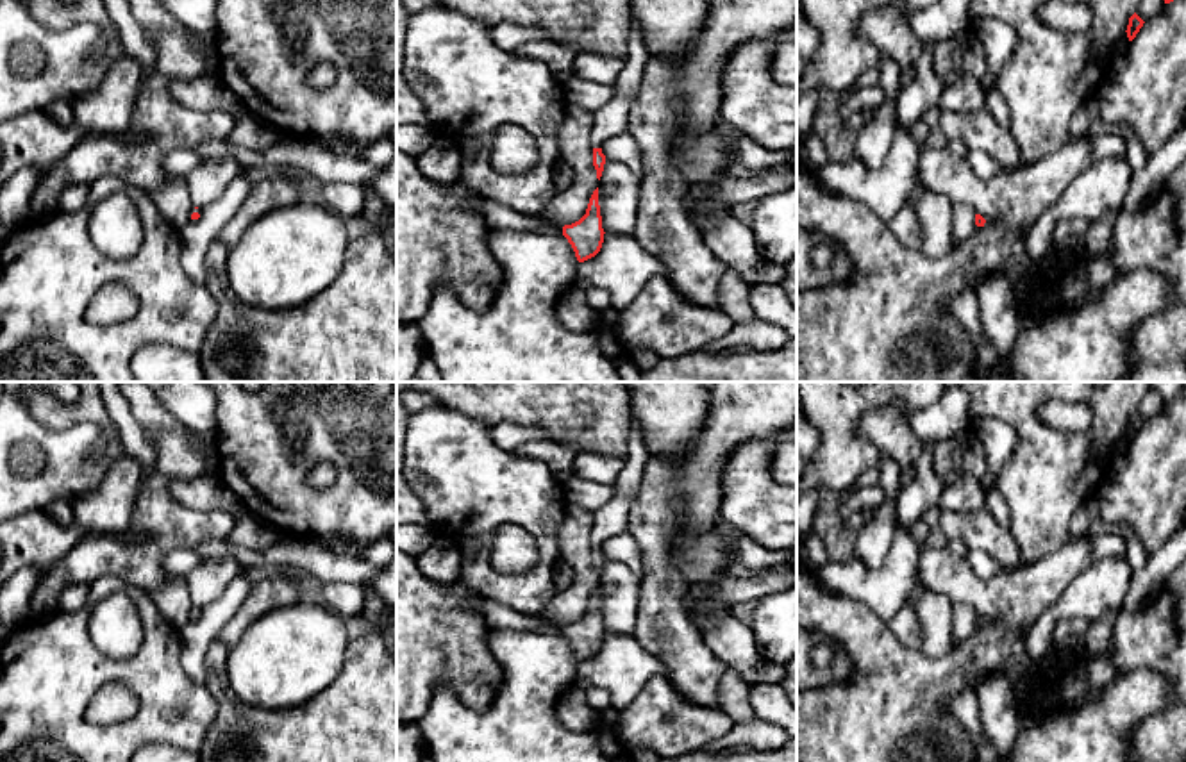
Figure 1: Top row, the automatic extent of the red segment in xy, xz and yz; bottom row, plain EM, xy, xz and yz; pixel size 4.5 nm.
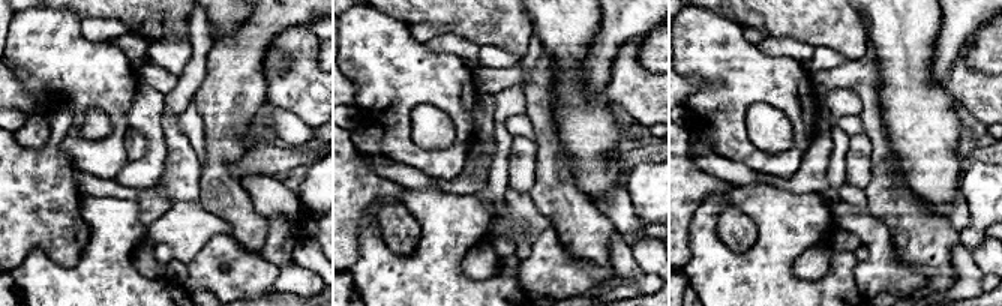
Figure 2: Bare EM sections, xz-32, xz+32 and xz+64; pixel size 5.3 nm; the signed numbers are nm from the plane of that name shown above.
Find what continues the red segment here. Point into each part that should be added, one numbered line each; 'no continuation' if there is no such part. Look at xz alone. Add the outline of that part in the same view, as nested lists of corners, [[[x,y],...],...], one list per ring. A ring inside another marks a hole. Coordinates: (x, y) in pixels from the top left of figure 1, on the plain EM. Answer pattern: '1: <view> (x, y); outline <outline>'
1: xz (609, 520); outline [[[632,419],[627,459],[616,480],[616,494],[593,512],[591,544],[600,548],[607,539],[627,530],[627,514],[638,496],[639,484],[652,453],[638,421]]]

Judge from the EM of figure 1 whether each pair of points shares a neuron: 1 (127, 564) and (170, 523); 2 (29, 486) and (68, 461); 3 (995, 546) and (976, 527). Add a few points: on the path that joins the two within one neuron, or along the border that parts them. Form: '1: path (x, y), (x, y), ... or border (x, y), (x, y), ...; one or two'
1: path (138, 559), (163, 534); one
2: path (38, 486), (43, 486), (59, 470); one
3: path (990, 541), (981, 532); one

